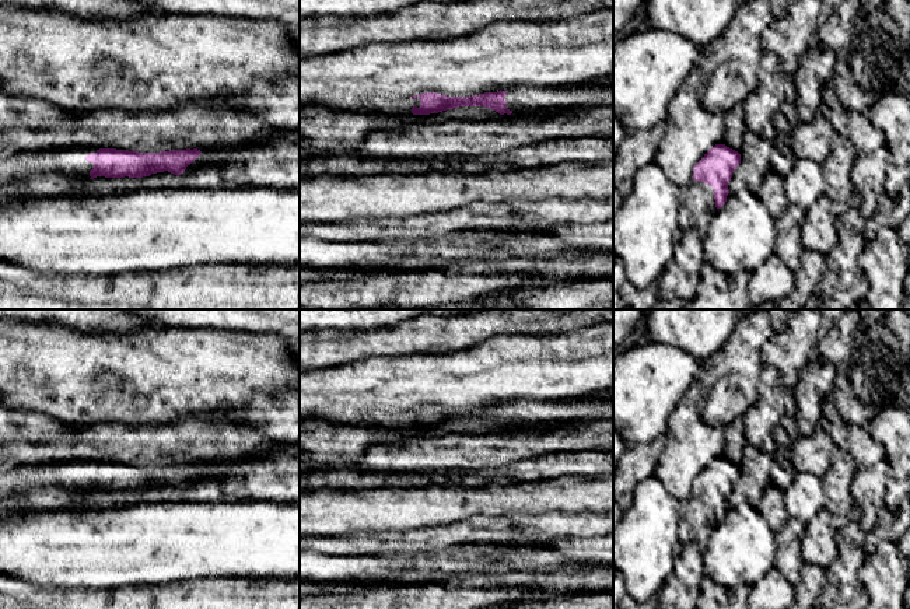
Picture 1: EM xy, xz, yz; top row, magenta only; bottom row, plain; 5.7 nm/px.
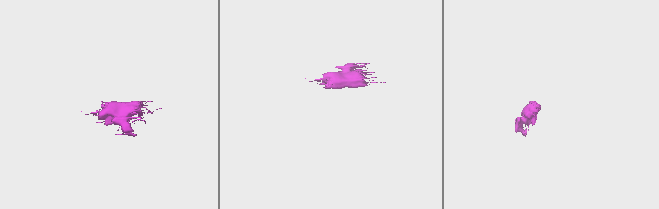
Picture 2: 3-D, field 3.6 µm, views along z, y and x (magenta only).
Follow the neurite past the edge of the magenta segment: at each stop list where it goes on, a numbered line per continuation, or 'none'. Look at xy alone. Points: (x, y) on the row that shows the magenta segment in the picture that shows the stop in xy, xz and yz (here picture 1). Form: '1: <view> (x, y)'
1: xy (66, 161)

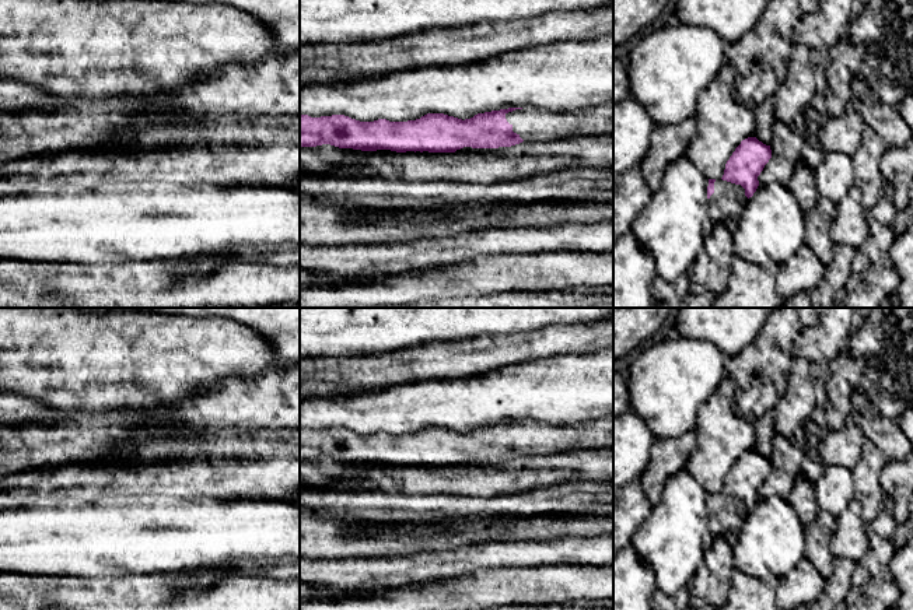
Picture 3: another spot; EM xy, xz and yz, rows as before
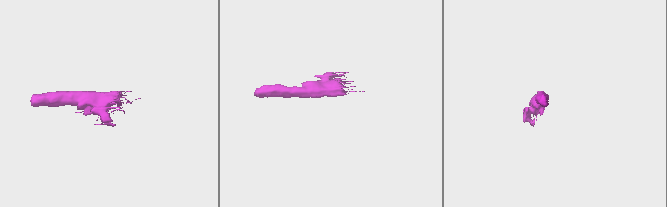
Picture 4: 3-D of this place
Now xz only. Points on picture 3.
1: xz (532, 125)

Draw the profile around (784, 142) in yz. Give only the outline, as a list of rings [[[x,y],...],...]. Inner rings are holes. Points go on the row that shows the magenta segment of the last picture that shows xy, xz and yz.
[[[776,120],[772,137],[772,158],[758,176],[759,185],[779,182],[787,185],[794,168],[801,162],[801,150],[805,143],[804,134],[793,132],[783,122]]]

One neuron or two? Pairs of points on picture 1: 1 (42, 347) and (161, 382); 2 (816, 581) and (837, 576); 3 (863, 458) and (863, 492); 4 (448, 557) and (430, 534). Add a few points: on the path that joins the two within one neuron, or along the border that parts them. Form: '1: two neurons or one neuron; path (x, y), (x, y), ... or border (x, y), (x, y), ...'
1: one neuron; path (72, 374), (121, 375), (132, 380)
2: two neurons; border (826, 570), (823, 588), (818, 594)
3: two neurons; border (884, 459), (870, 466), (857, 468)
4: two neurons; border (473, 542), (451, 543), (437, 549), (409, 553)

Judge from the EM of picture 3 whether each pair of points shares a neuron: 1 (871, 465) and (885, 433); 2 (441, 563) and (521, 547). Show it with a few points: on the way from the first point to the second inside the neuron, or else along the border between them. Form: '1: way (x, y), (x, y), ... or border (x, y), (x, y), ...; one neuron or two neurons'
1: border (864, 437), (888, 459); two neurons
2: way (461, 561), (502, 553); one neuron

